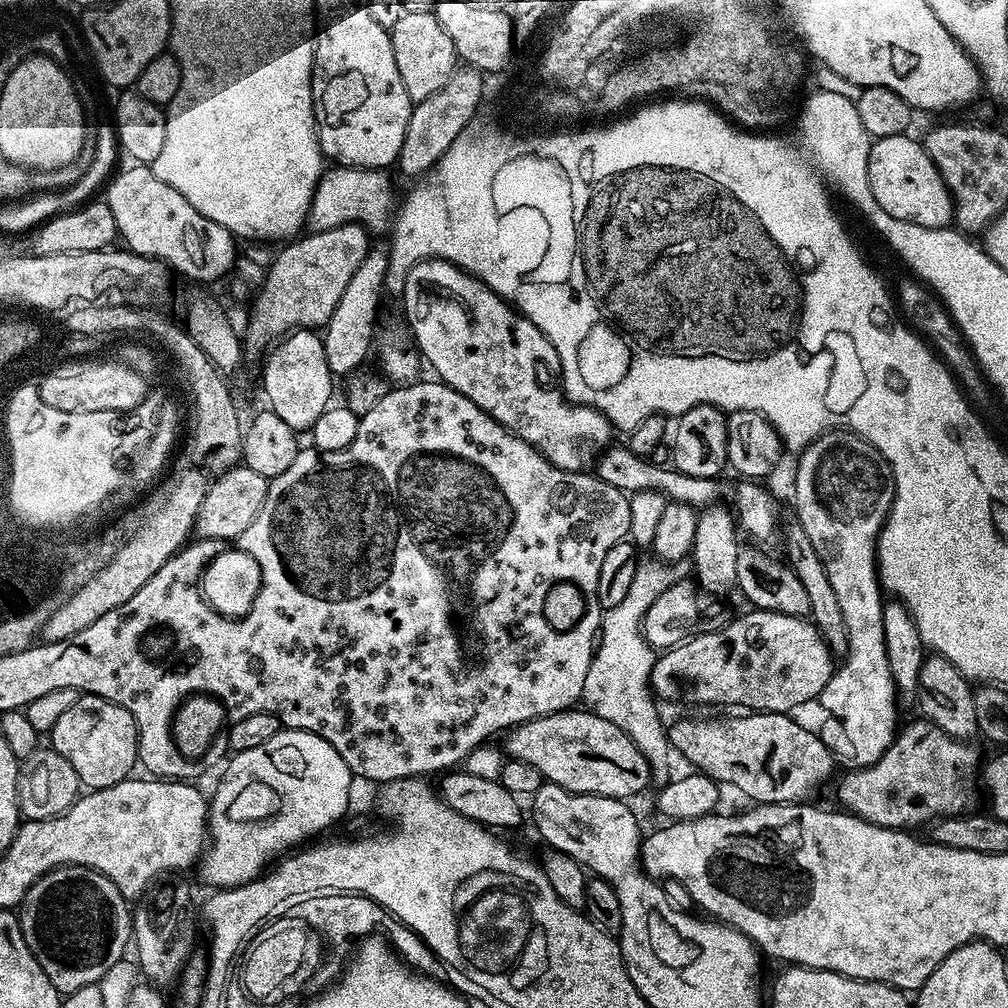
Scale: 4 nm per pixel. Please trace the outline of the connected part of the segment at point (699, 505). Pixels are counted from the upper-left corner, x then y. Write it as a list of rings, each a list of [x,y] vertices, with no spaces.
[[[618,444],[609,447],[598,459],[595,467],[595,475],[608,485],[614,486],[625,494],[638,492],[659,492],[673,503],[690,505],[697,510],[706,509],[719,501],[720,490],[715,479],[694,478],[692,475],[684,475],[671,467],[652,464],[653,461],[645,457],[635,455],[627,445]]]

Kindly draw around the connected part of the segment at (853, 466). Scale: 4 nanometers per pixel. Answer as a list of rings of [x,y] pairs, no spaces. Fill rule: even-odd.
[[[849,430],[824,432],[799,453],[796,464],[796,516],[798,527],[811,542],[819,560],[824,564],[830,586],[838,598],[843,623],[847,630],[848,652],[841,667],[833,671],[830,682],[818,697],[825,716],[818,735],[833,754],[833,759],[846,770],[868,768],[884,756],[895,740],[896,699],[895,684],[890,674],[885,650],[884,606],[882,585],[876,563],[876,542],[884,531],[884,521],[892,504],[892,477],[884,455],[873,444]]]

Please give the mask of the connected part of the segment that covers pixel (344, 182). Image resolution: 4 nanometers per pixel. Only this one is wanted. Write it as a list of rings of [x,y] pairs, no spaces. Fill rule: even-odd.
[[[372,166],[329,167],[321,176],[308,208],[306,228],[309,233],[332,231],[344,224],[361,225],[369,233],[380,232],[389,227],[394,216],[392,184],[383,176],[383,171]],[[364,184],[364,192],[360,189]]]

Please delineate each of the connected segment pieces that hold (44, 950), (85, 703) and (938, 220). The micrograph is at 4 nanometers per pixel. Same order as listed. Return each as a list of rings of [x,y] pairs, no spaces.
[[[75,866],[55,868],[38,880],[32,888],[32,896],[26,893],[23,900],[32,900],[35,907],[42,909],[42,922],[32,920],[34,927],[28,928],[26,946],[30,946],[34,958],[38,958],[38,966],[42,966],[46,978],[50,978],[57,992],[67,994],[82,990],[84,986],[99,984],[116,962],[125,959],[127,952],[124,951],[127,948],[129,951],[134,936],[134,916],[129,901],[125,900],[118,886],[100,872]]]
[[[81,695],[58,718],[50,733],[51,747],[78,774],[81,785],[88,790],[109,788],[133,775],[132,767],[138,764],[138,733],[134,718],[122,706],[100,696]]]
[[[908,134],[882,136],[873,143],[868,155],[868,189],[876,199],[875,207],[894,220],[927,228],[949,227],[954,220],[952,195],[923,143],[910,137]]]

